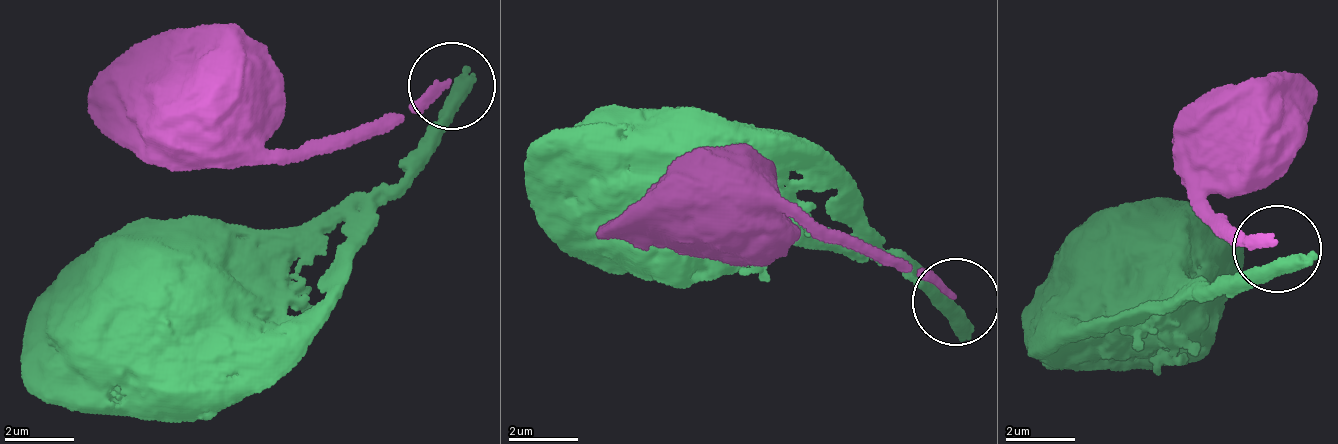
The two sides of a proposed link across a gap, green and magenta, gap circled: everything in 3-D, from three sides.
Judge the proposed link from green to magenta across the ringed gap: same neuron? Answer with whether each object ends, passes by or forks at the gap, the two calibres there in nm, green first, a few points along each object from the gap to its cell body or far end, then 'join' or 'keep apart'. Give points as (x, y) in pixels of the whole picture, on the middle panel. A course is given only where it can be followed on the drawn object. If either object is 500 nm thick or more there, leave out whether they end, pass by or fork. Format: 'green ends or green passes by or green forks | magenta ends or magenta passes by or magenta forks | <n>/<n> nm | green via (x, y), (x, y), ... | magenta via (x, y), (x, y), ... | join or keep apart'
550/200 nm | green via (953, 303), (919, 265), (741, 186), (646, 178) | magenta via (955, 299), (794, 215), (770, 189), (737, 206) | keep apart

